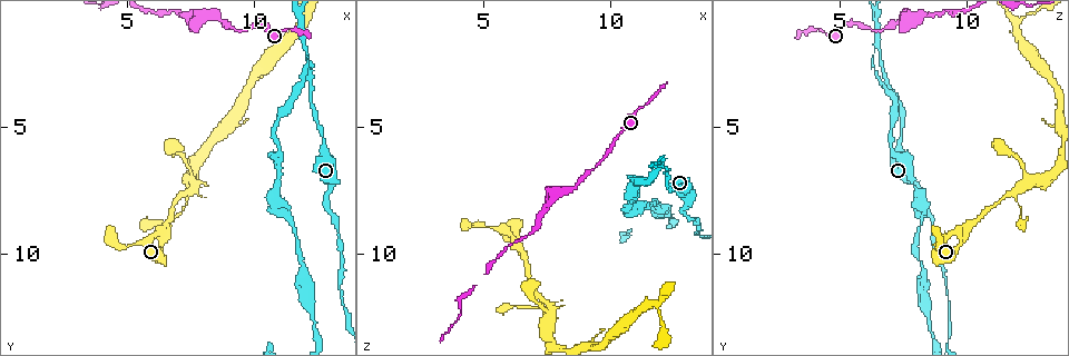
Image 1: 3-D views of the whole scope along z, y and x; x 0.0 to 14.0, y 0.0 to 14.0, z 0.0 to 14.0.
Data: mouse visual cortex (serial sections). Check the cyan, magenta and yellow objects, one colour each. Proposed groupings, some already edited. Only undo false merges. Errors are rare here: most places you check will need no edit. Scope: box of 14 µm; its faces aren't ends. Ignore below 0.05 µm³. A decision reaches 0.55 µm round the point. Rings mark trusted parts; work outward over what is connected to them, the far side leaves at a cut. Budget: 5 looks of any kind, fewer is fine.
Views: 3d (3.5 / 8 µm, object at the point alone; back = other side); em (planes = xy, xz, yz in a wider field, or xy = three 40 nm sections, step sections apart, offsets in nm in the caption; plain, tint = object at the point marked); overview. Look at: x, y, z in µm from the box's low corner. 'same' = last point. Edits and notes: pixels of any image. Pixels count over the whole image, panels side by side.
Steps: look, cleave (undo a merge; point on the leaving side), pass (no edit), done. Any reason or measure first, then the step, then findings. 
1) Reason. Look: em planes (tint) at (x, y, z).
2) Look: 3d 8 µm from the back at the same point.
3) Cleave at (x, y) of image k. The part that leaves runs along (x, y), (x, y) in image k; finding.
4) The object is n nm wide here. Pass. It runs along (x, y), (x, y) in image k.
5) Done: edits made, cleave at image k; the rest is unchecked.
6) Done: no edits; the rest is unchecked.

Arms run side by side. Look: 3d 3.5 µm at (12.0, 1.8, 6.5).

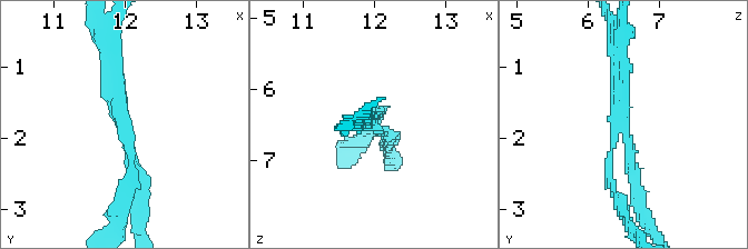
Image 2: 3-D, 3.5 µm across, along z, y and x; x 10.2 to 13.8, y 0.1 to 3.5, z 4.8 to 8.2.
3 arms meet here; the arms are 150, 200, 200 nm wide. Look: em xy step 1 (tint) at (11.95, 1.85, 6.50).

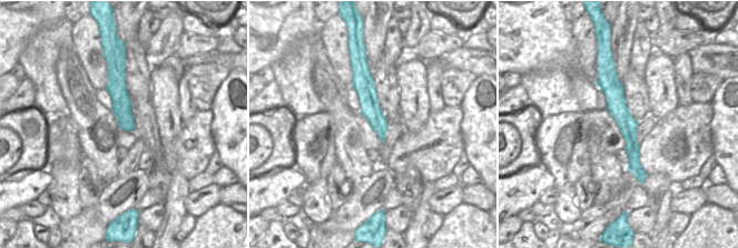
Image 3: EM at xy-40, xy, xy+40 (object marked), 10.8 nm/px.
Cleave at (609, 173) of image 2. A second cell is stuck on.

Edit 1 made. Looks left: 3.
Look: overview.

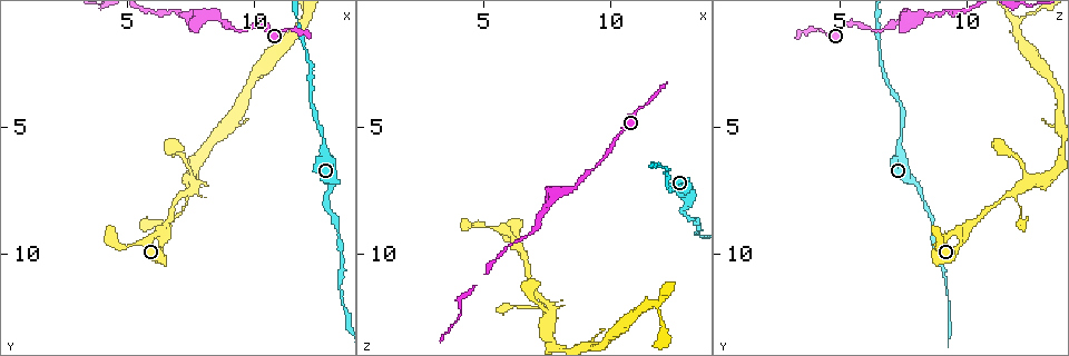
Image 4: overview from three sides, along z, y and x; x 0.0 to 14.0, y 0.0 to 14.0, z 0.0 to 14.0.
Thin arm on a thick one. Look: em planes (tint) at (7.3, 7.6, 11.7).

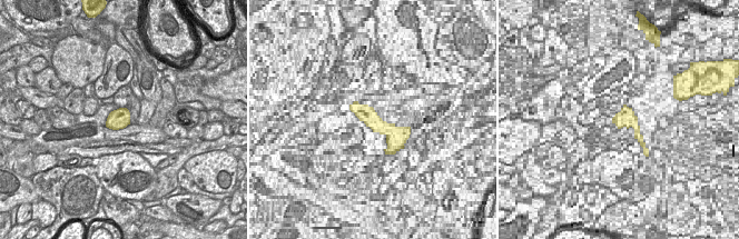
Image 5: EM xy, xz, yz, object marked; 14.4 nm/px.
See where the arms go. Look: 3d 3.5 µm at the same point.

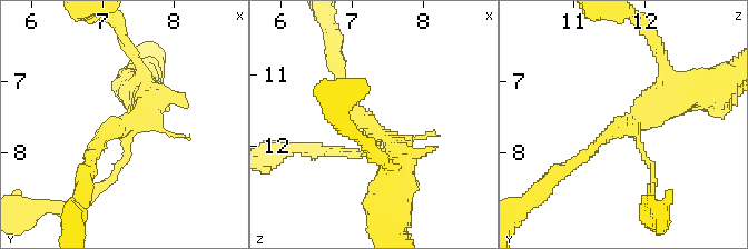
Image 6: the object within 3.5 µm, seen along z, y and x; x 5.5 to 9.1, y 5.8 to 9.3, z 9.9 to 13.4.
Pass. It runs along (580, 159), (614, 128), (682, 93) in image 6; one cell here.

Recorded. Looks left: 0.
Done: edits made, cleave at image 2; the rest is unchecked.

